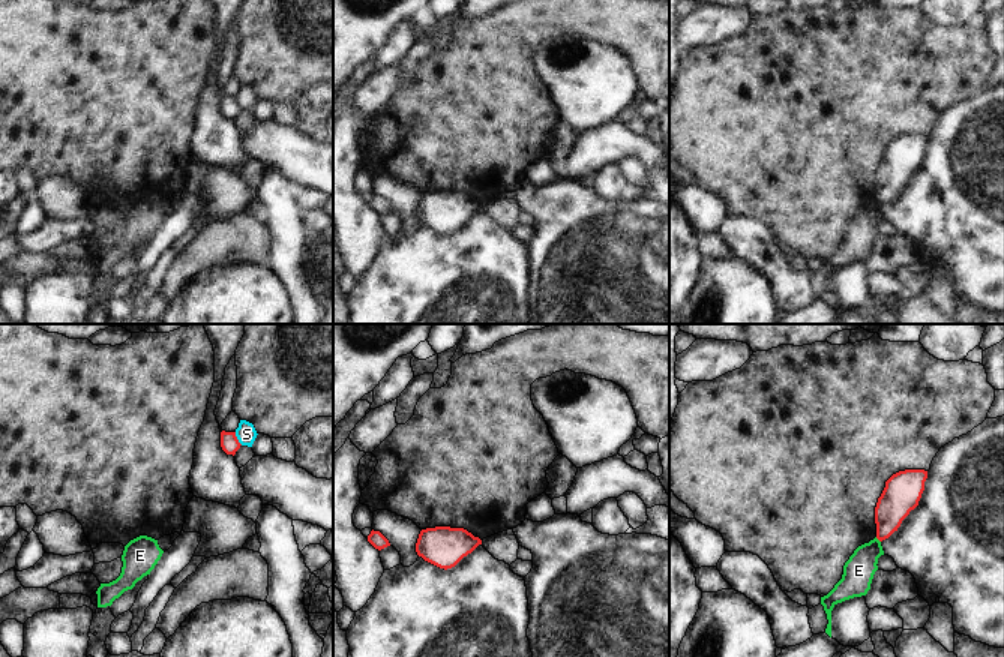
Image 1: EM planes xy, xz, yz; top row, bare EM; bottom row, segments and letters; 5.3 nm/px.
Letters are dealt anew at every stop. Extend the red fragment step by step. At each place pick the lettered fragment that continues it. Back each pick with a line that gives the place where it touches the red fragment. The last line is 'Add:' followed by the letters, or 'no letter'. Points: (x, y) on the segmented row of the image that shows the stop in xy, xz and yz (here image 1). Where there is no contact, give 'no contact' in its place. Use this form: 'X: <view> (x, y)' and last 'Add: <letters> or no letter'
Add: no letter

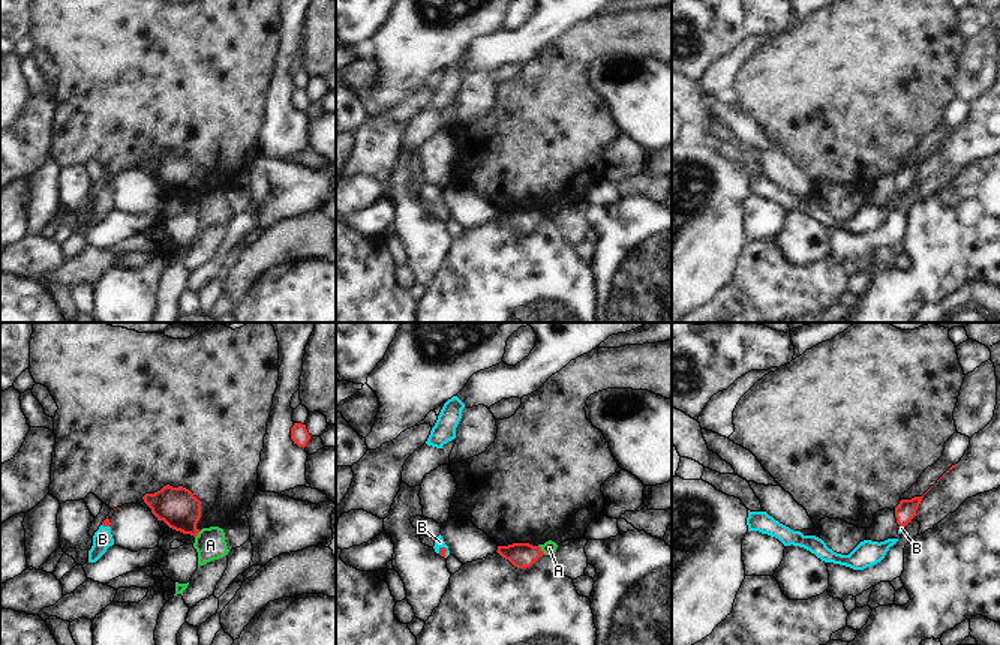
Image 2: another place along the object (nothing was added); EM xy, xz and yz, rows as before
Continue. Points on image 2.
B: xz (446, 551)
Add: B

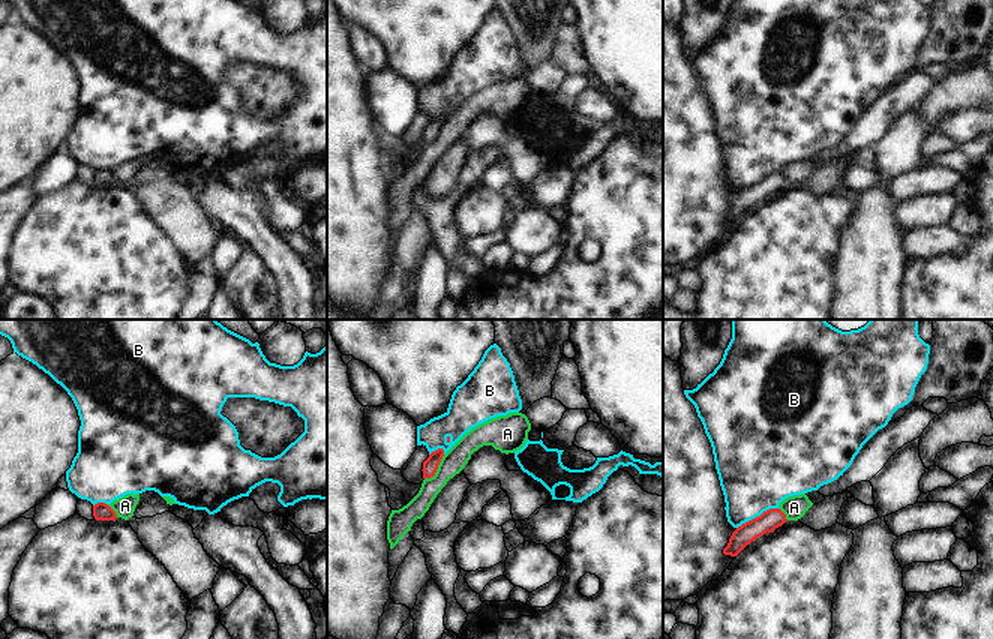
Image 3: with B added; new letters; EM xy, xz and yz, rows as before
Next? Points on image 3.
Add: no letter

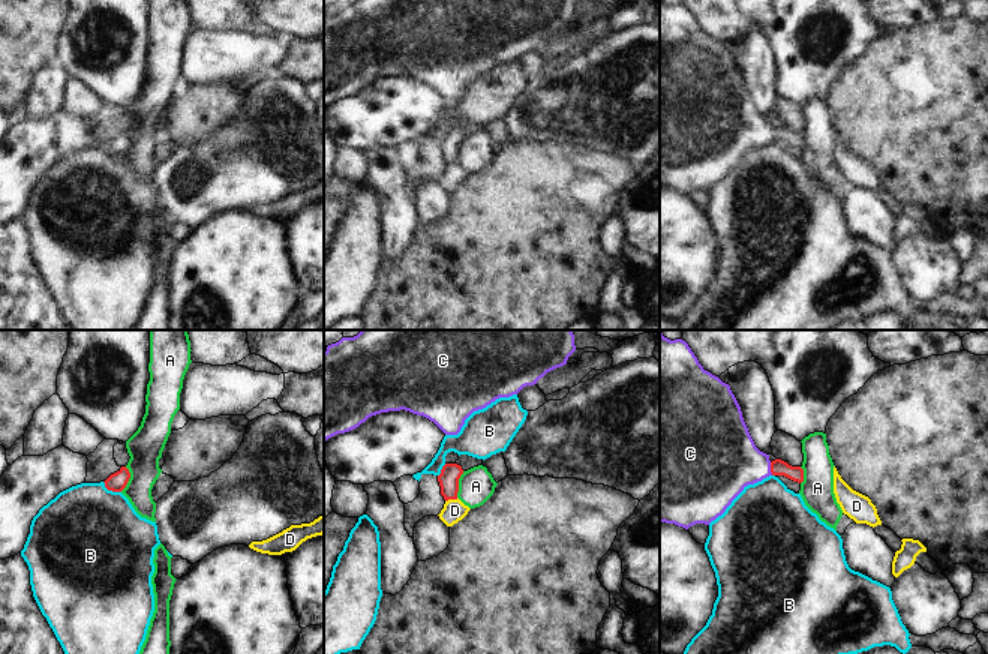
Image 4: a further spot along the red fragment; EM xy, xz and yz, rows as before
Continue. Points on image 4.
C: yz (771, 468)
Add: C

